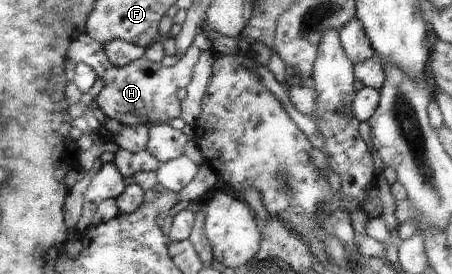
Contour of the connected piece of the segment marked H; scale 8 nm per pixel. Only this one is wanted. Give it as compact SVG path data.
M77 33L70 45L68 59L77 66L80 63L93 66L104 80L104 90L97 97L97 102L104 109L108 119L115 119L124 126L134 127L137 123L169 123L181 115L178 89L185 87L187 79L193 75L194 67L201 51L192 45L174 67L164 67L161 63L150 62L145 57L136 59L132 64L119 67L109 63L104 54L104 44L93 39L88 33Z

